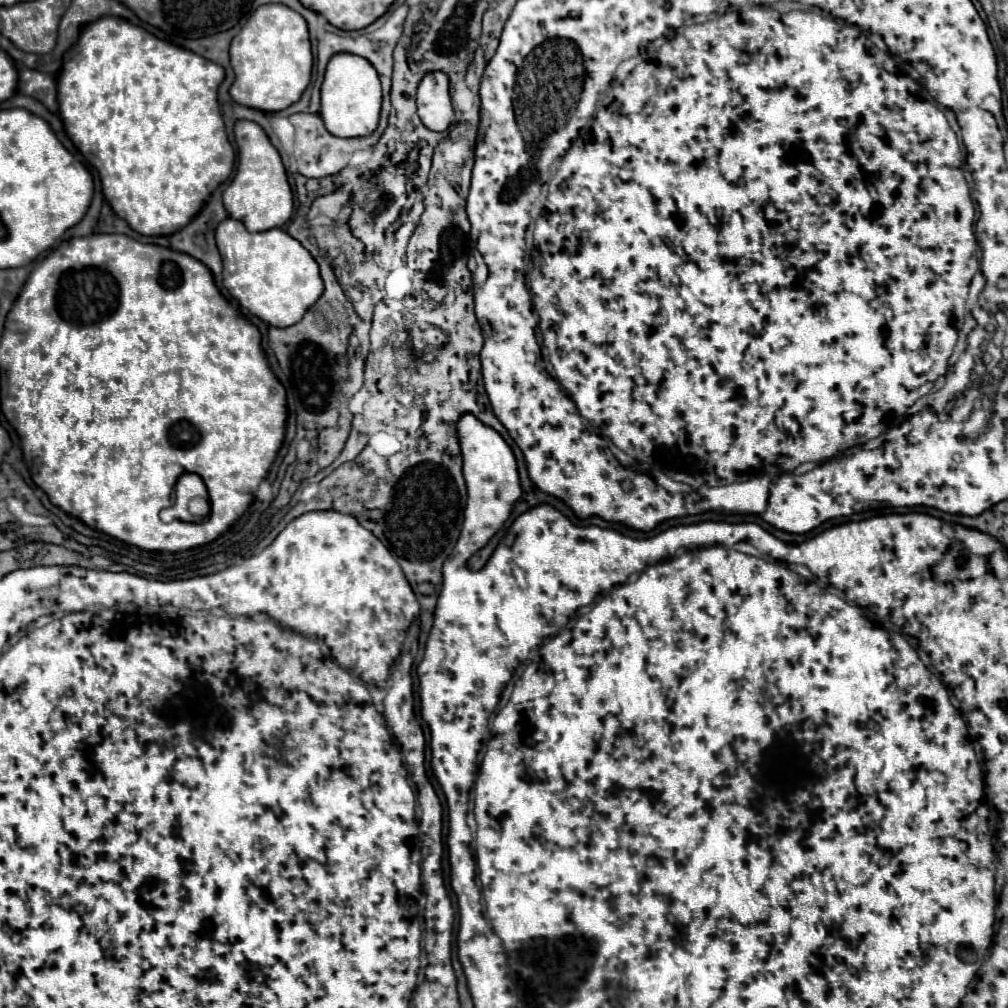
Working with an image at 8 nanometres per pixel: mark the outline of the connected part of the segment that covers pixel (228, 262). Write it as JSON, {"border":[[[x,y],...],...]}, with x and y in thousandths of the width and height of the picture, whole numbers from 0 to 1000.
{"border":[[[222,217],[214,227],[214,243],[222,261],[222,285],[242,307],[270,324],[288,324],[321,291],[317,265],[296,237],[280,227],[248,231],[236,217]]]}

